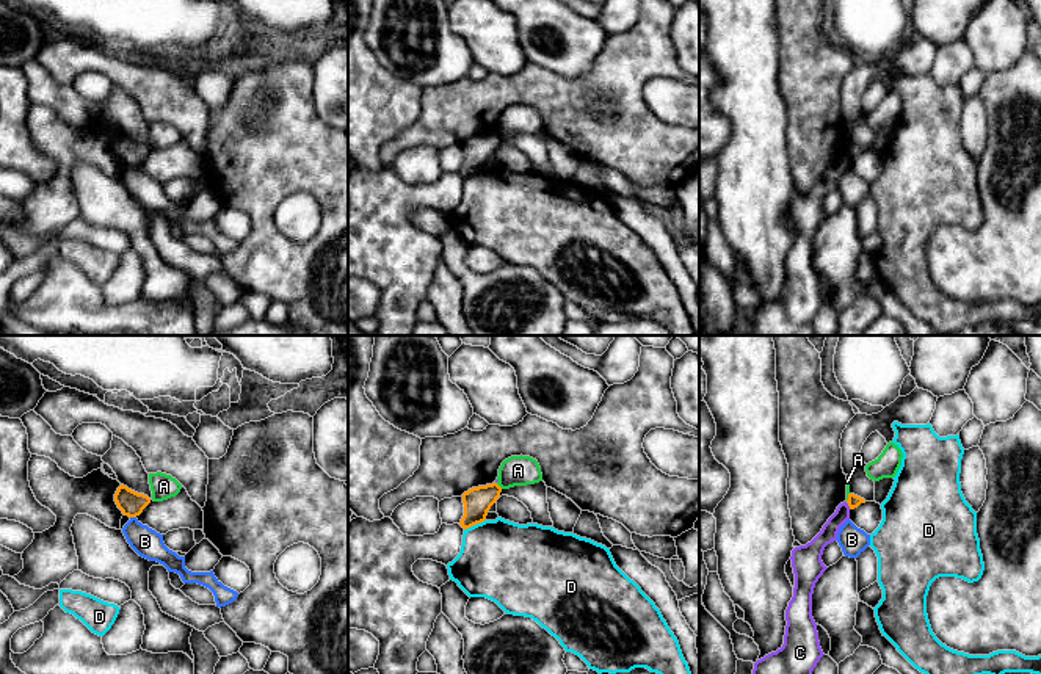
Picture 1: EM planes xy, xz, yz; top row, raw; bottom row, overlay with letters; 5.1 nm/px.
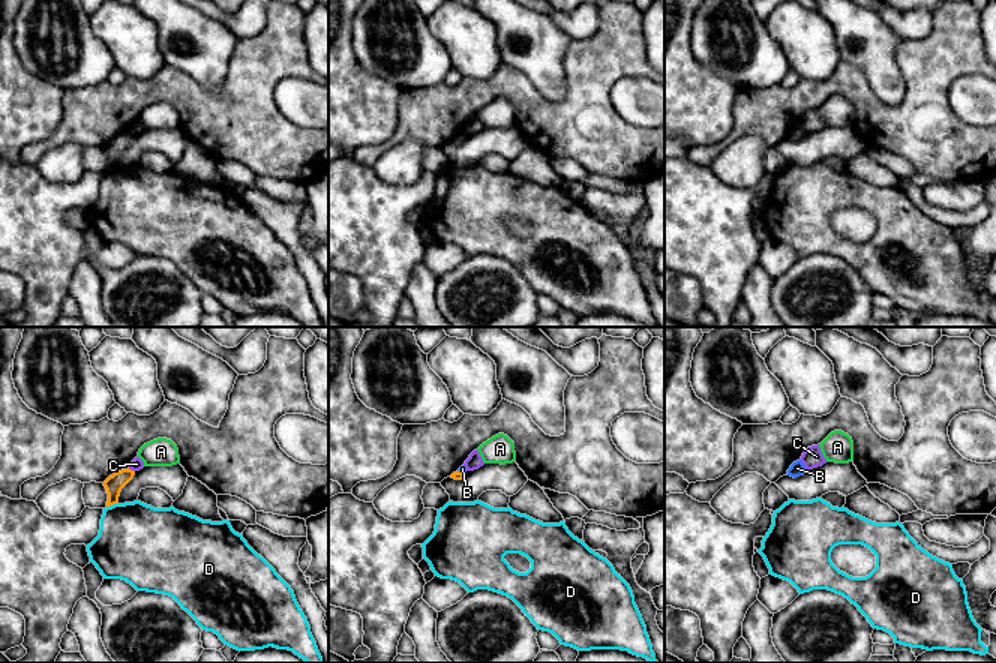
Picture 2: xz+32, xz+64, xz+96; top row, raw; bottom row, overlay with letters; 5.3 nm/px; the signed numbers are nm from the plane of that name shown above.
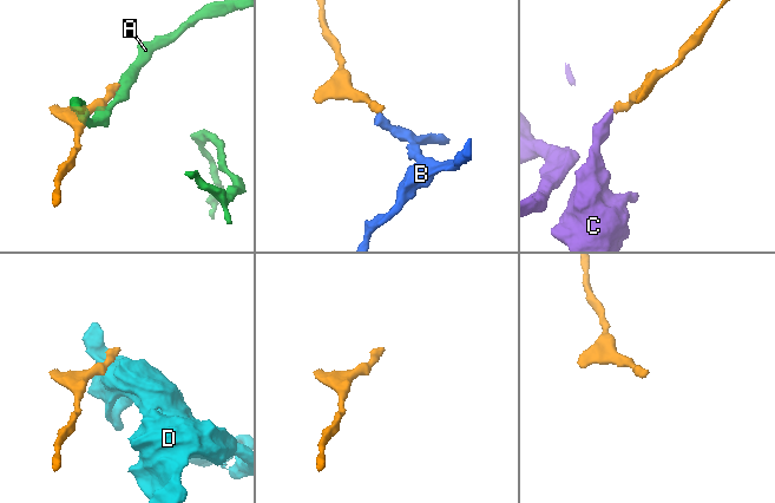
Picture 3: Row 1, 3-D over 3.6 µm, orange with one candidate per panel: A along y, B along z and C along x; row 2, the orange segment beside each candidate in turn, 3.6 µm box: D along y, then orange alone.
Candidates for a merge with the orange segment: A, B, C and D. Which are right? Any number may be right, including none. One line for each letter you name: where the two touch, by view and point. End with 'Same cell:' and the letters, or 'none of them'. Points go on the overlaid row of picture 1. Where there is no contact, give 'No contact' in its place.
Same cell: none of them

